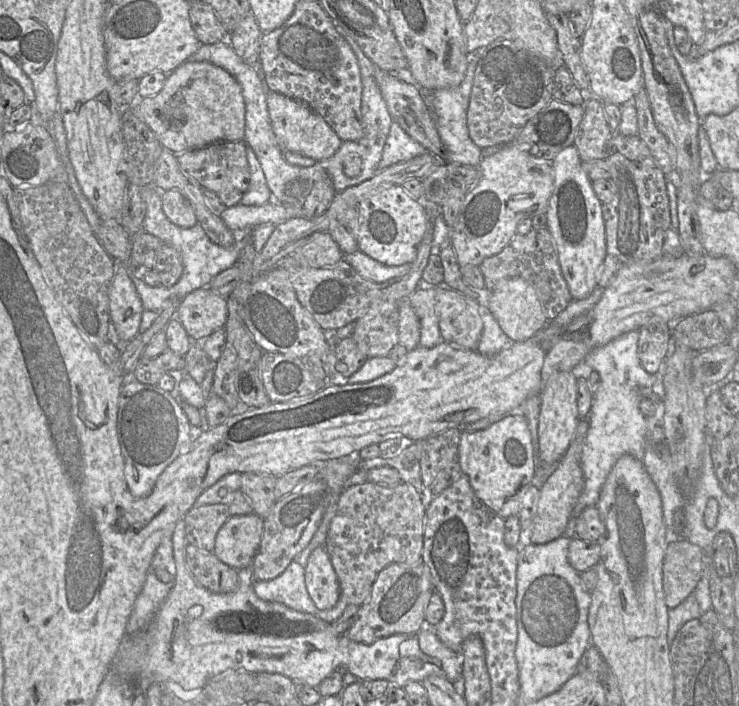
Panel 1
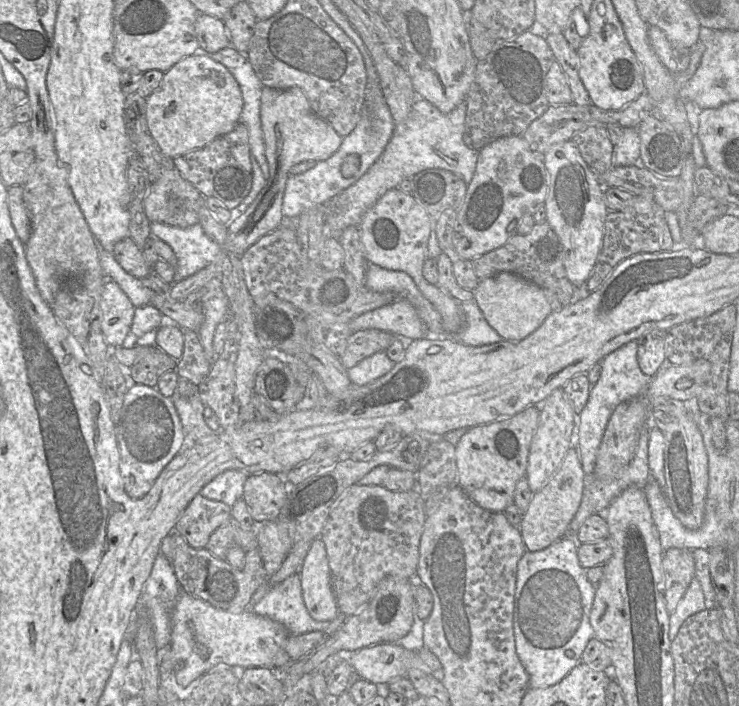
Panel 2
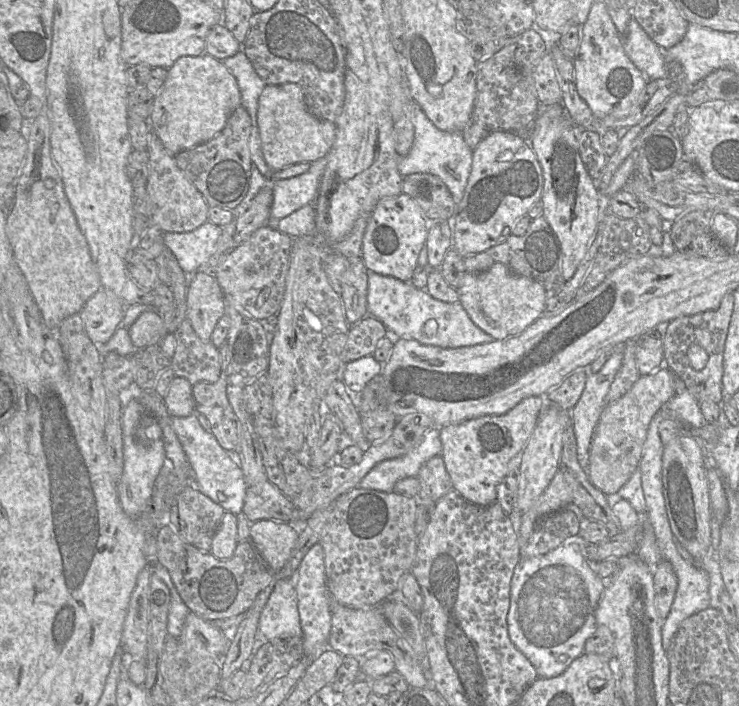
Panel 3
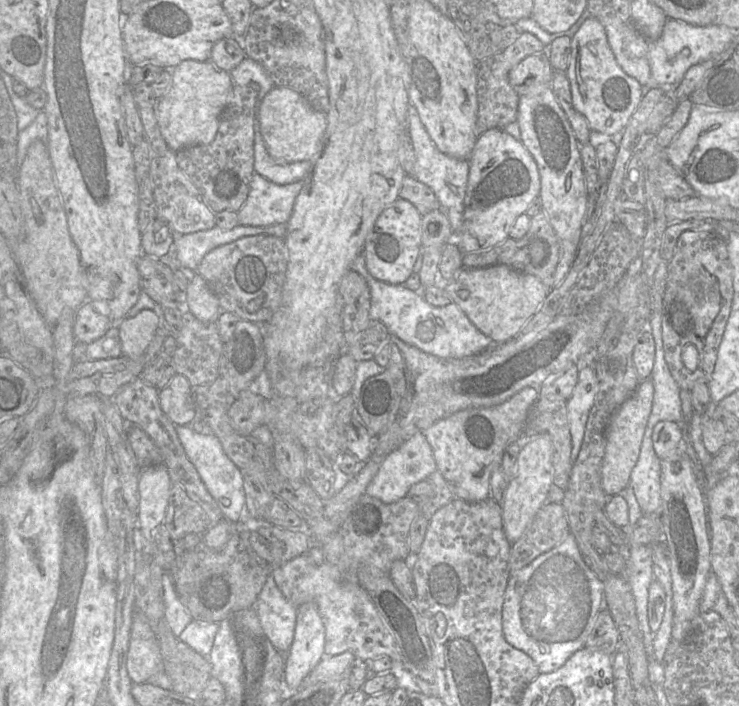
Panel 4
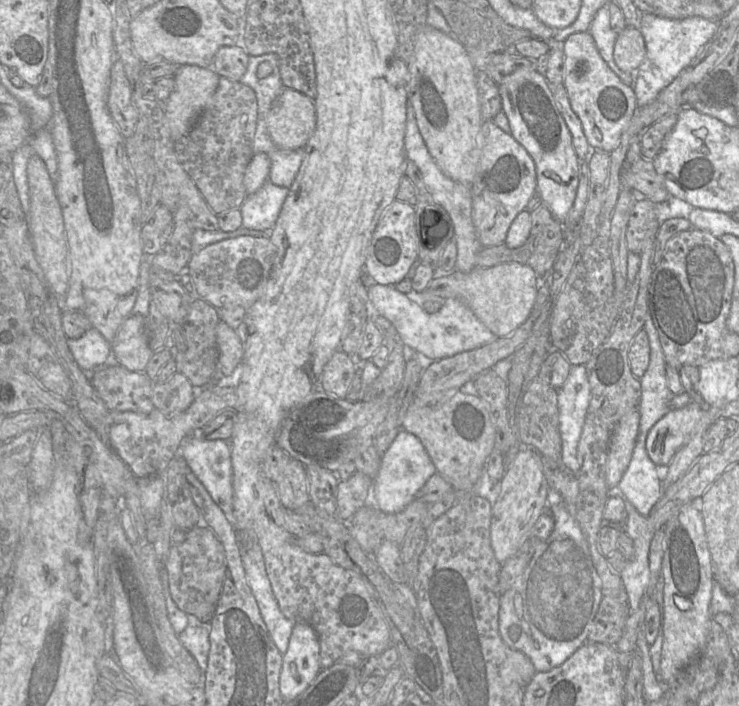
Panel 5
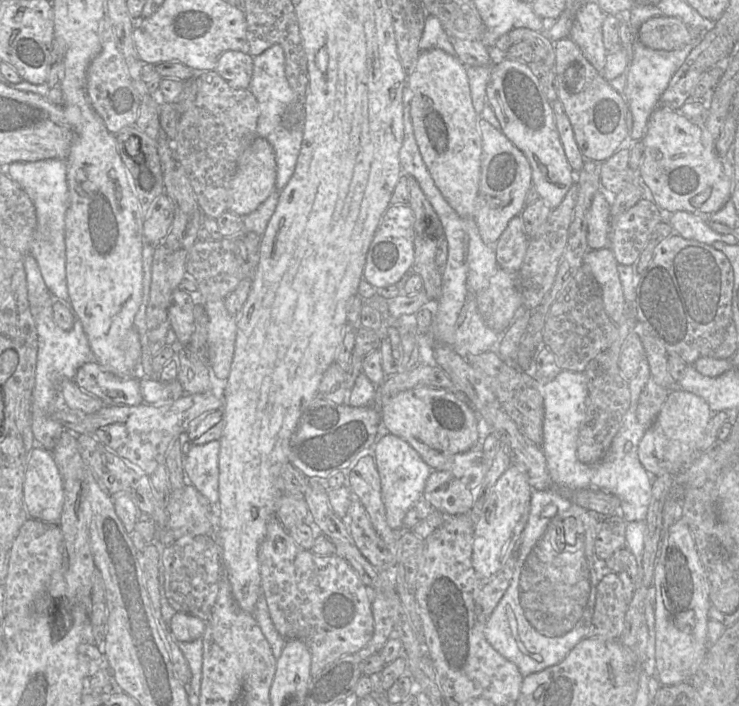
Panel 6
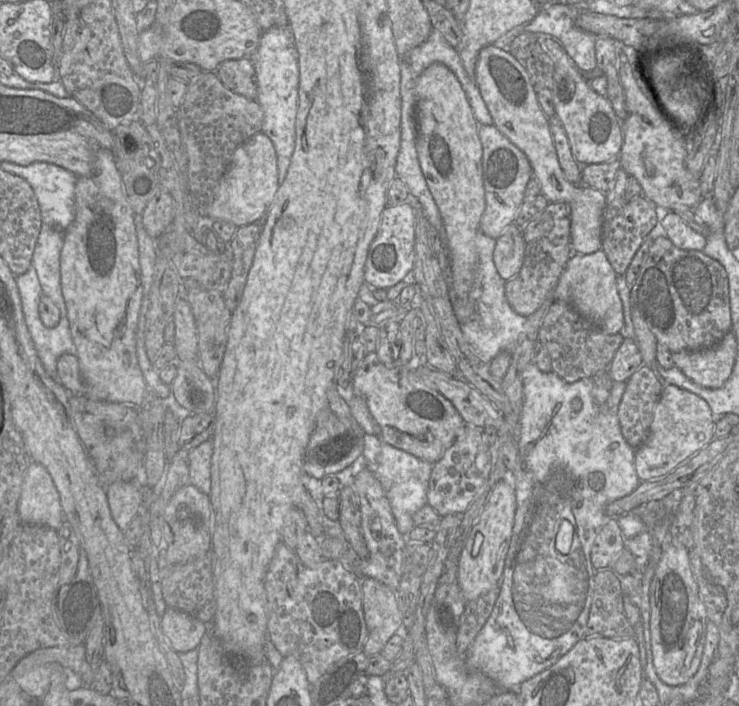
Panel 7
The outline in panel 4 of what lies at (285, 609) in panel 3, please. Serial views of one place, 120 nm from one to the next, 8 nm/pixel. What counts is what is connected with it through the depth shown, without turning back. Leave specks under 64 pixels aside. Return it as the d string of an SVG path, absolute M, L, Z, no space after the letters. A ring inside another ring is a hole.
M271 575L258 595L255 610L270 642L286 654L295 635L297 607L286 600Z

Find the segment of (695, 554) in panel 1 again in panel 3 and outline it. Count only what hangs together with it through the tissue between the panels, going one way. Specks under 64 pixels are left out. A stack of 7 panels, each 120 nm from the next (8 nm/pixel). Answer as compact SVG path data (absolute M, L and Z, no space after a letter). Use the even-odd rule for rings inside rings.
M665 560L653 568L653 583L655 590L655 606L662 619L668 616L678 586L677 576L672 564Z

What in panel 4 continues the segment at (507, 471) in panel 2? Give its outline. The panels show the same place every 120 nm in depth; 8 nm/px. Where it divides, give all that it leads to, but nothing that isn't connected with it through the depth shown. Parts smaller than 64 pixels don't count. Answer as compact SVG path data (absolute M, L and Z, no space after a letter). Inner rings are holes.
M527 387L502 404L458 411L422 432L432 448L437 470L449 484L455 498L469 503L490 498L491 473L501 468L507 446L523 435L529 411L539 397L538 389Z

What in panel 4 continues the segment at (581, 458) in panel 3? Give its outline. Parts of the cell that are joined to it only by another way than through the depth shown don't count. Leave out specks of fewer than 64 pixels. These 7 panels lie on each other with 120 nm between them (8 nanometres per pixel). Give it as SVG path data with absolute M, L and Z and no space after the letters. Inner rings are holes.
M593 367L579 370L578 381L569 399L566 400L567 419L571 434L571 461L577 459L589 412L598 392L598 380Z

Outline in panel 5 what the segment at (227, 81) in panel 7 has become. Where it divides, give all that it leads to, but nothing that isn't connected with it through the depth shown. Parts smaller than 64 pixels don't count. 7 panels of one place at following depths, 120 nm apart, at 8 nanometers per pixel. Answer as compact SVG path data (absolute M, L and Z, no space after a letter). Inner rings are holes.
M237 45L223 46L214 56L212 69L220 77L239 81L248 68L249 57L246 48Z

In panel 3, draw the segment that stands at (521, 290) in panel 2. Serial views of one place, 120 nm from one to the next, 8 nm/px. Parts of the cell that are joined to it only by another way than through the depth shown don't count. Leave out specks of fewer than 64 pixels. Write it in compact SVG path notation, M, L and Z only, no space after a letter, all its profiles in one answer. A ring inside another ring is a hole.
M495 263L484 272L467 272L456 290L472 322L494 340L521 334L543 315L546 305L546 293L539 282L512 273L502 263Z

